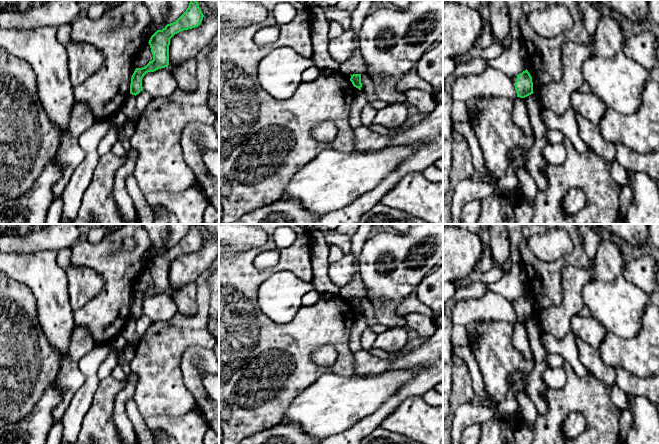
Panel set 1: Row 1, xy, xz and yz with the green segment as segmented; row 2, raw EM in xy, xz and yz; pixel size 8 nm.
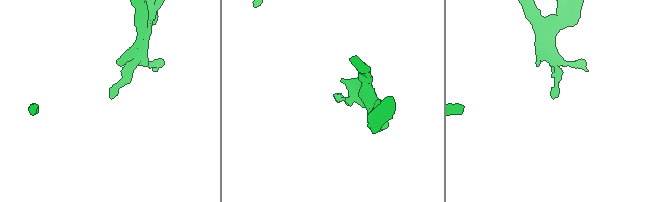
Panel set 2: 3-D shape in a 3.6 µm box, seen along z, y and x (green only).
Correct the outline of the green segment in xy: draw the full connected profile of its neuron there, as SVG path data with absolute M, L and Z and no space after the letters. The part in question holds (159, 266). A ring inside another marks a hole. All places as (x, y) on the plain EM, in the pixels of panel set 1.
M190 224L186 235L173 247L157 254L150 262L149 269L153 284L142 292L136 292L130 308L130 318L137 319L143 315L142 303L148 296L168 291L170 263L177 257L198 251L203 244L203 237L196 224Z

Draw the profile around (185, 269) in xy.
M219 237L204 240L198 251L181 255L170 263L168 293L180 290L195 280L213 264L219 256Z

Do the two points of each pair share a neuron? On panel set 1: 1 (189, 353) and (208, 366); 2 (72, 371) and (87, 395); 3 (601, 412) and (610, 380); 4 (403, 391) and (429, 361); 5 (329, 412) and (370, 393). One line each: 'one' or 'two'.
1: one
2: two
3: two
4: one
5: one

